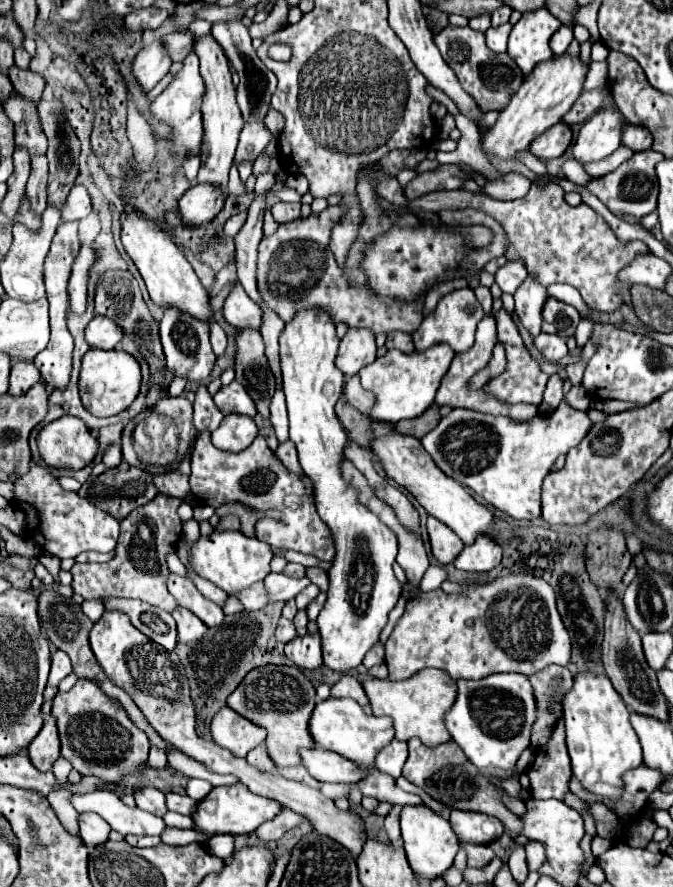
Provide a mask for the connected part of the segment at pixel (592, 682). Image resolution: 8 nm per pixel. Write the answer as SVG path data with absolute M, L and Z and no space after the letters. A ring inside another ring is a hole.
M589 671L575 675L573 687L565 693L561 705L573 775L587 791L595 791L597 795L613 799L619 797L623 791L621 775L643 761L639 739L629 723L631 711L623 699L619 699L619 693L605 675L593 675Z

